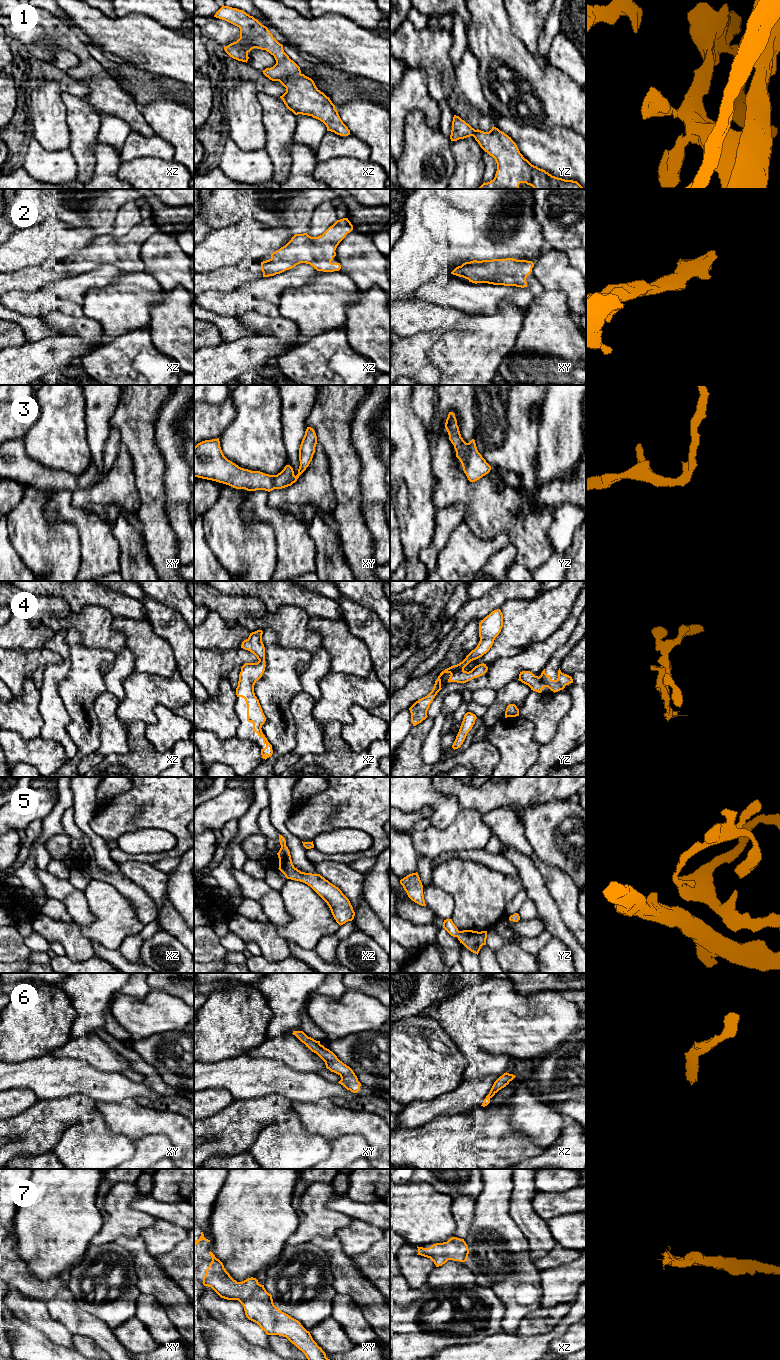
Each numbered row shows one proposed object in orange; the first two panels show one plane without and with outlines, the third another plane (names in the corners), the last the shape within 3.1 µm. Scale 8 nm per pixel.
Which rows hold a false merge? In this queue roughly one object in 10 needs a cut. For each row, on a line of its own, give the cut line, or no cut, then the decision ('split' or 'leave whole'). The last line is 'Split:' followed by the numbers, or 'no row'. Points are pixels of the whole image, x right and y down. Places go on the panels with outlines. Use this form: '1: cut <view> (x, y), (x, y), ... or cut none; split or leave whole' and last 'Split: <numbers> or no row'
1: cut none; leave whole
2: cut none; leave whole
3: cut none; leave whole
4: cut none; leave whole
5: cut none; leave whole
6: cut none; leave whole
7: cut none; leave whole
Split: no row

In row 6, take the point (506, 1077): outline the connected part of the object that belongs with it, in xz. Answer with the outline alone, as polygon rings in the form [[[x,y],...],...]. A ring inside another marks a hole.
[[[504,1073],[500,1076],[493,1084],[489,1094],[484,1099],[481,1106],[485,1107],[490,1103],[490,1099],[502,1088],[506,1087],[510,1081],[512,1081],[516,1076],[509,1073]]]

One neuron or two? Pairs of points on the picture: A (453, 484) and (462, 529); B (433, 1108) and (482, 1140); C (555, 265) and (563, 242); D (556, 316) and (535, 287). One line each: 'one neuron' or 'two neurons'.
A: two neurons
B: two neurons
C: two neurons
D: two neurons

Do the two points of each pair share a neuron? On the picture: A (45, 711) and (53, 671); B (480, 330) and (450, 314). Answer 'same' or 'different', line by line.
A: same
B: different

